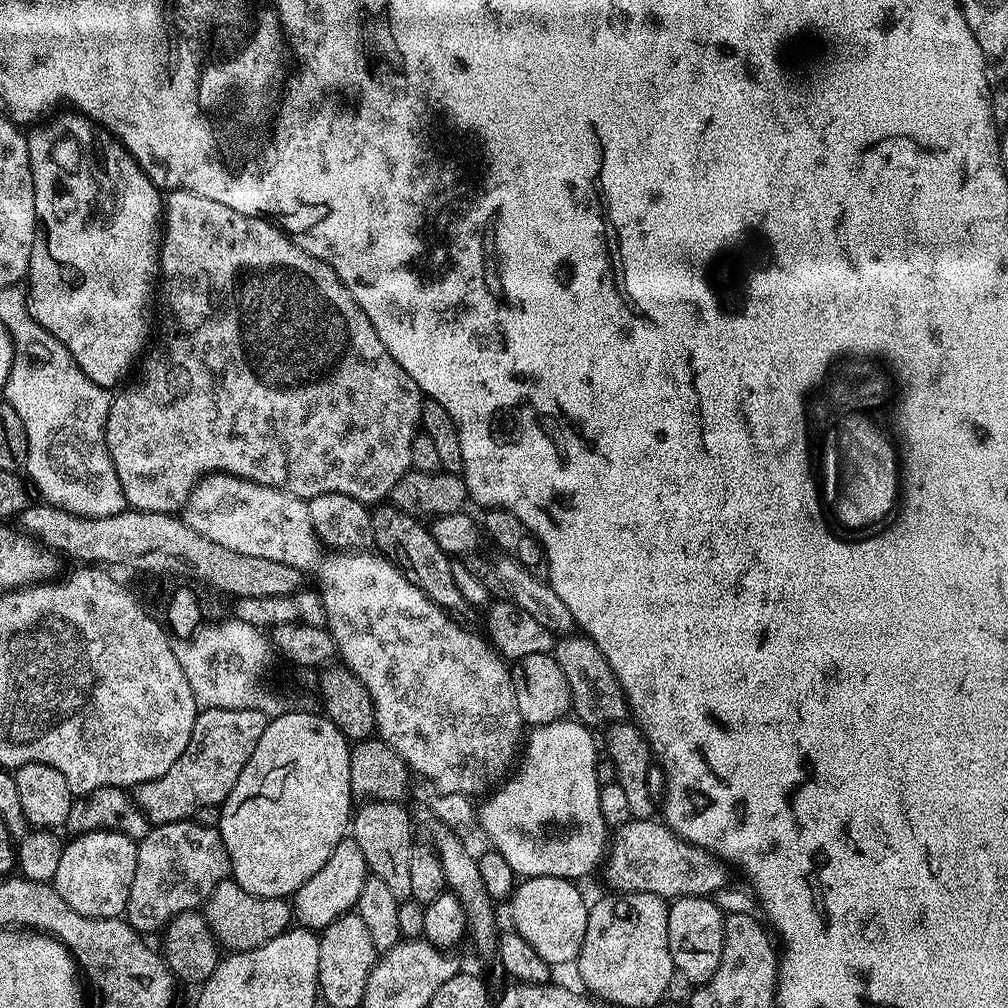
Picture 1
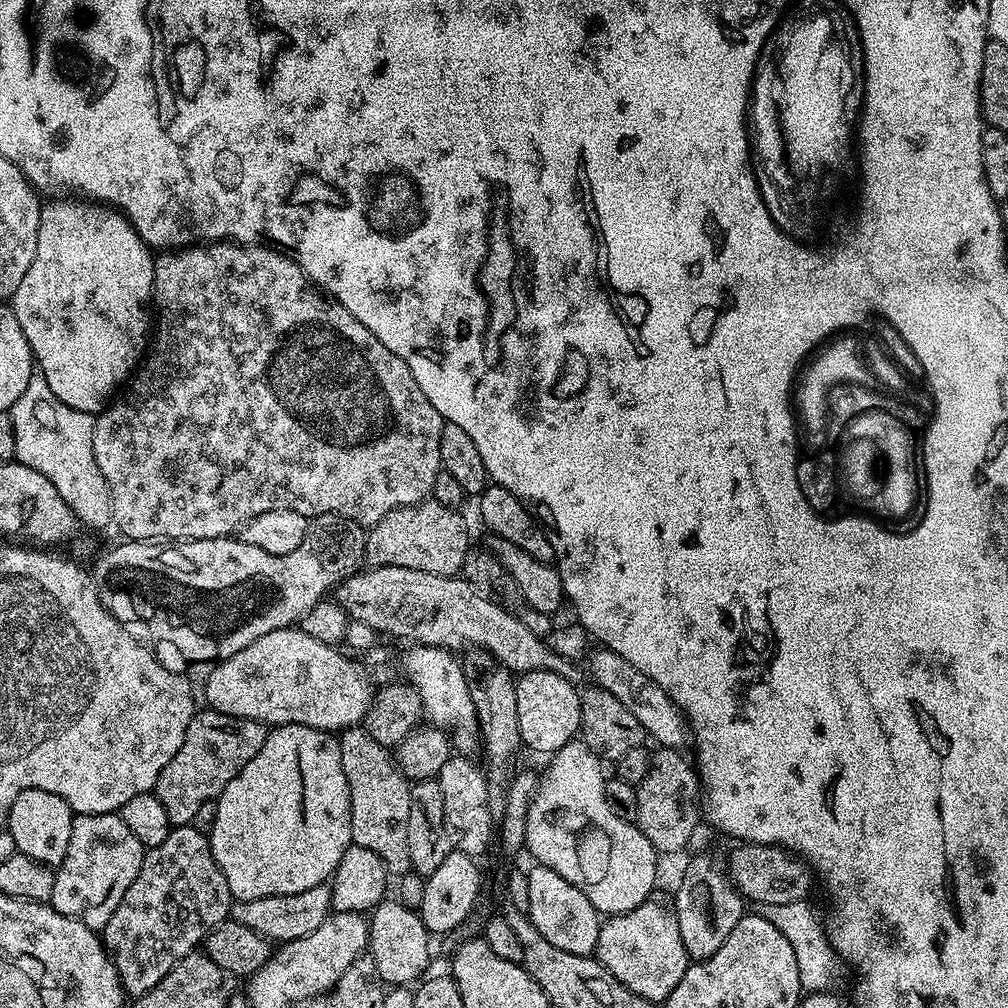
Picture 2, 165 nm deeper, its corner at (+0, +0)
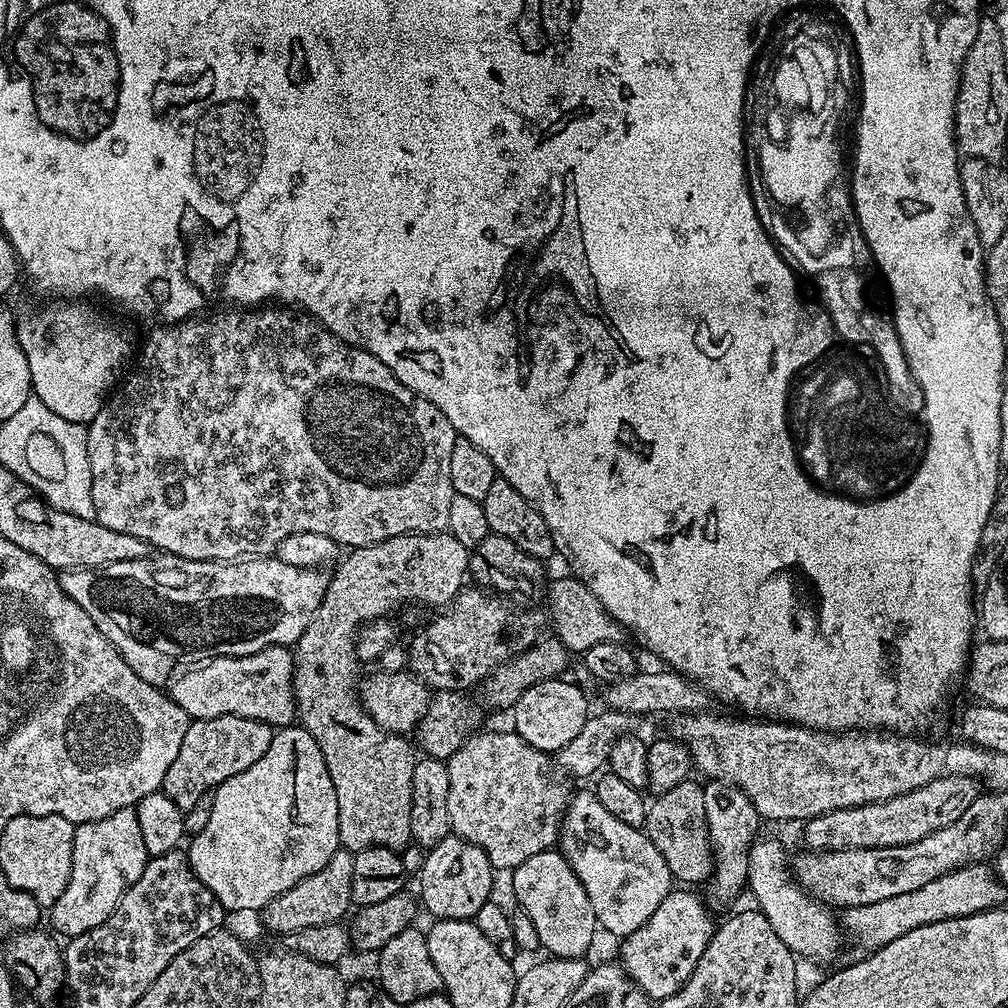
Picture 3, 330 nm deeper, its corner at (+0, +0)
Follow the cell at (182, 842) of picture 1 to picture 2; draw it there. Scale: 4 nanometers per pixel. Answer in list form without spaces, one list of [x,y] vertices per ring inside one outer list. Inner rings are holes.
[[[190,826],[173,827],[166,842],[145,851],[138,878],[130,882],[130,890],[122,894],[118,910],[110,914],[110,922],[102,929],[104,949],[112,957],[125,993],[135,998],[158,986],[176,963],[201,947],[212,928],[229,919],[233,903],[230,886],[226,886],[226,878],[222,878],[222,870],[218,870],[218,862],[214,862],[209,837]]]

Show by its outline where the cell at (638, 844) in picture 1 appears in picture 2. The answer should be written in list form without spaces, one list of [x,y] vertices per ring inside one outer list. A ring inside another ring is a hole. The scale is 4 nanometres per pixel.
[[[750,844],[736,846],[726,859],[726,875],[745,901],[759,906],[764,903],[790,903],[803,900],[814,884],[814,873],[797,853],[777,844]]]

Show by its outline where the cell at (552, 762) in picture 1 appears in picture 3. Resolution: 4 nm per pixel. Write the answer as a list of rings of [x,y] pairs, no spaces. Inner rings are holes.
[[[595,791],[580,792],[571,797],[568,802],[568,811],[564,813],[564,819],[560,826],[560,839],[558,841],[559,851],[570,862],[570,866],[578,874],[578,882],[586,890],[586,894],[592,903],[592,909],[596,915],[597,925],[604,928],[615,938],[623,938],[634,934],[638,926],[642,926],[658,910],[662,898],[673,891],[674,877],[670,866],[666,866],[666,858],[658,854],[658,846],[650,842],[647,831],[626,826],[626,822],[614,818],[602,802],[598,802]]]

